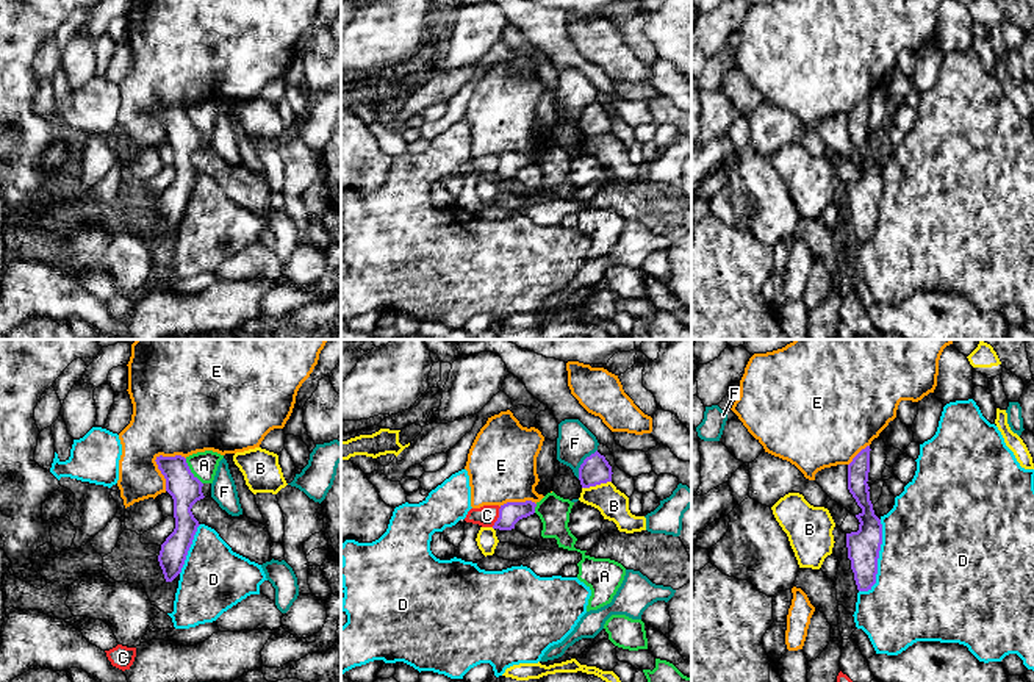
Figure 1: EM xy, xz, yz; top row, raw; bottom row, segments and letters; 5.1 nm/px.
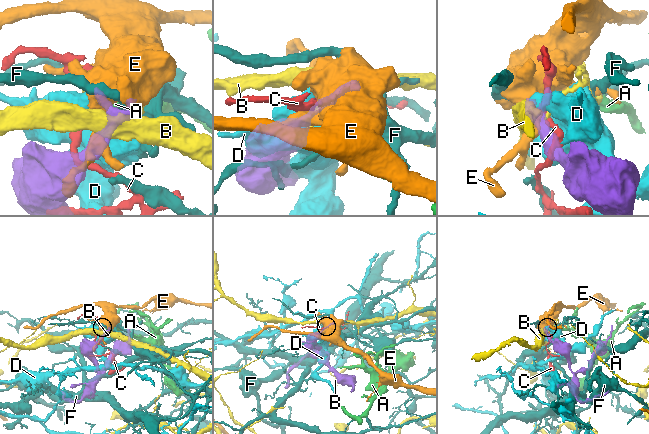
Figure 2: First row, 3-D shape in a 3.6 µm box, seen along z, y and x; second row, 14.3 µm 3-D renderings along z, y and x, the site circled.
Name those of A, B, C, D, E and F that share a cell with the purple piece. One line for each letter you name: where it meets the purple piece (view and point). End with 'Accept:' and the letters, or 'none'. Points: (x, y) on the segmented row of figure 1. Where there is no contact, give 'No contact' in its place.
Accept: none

